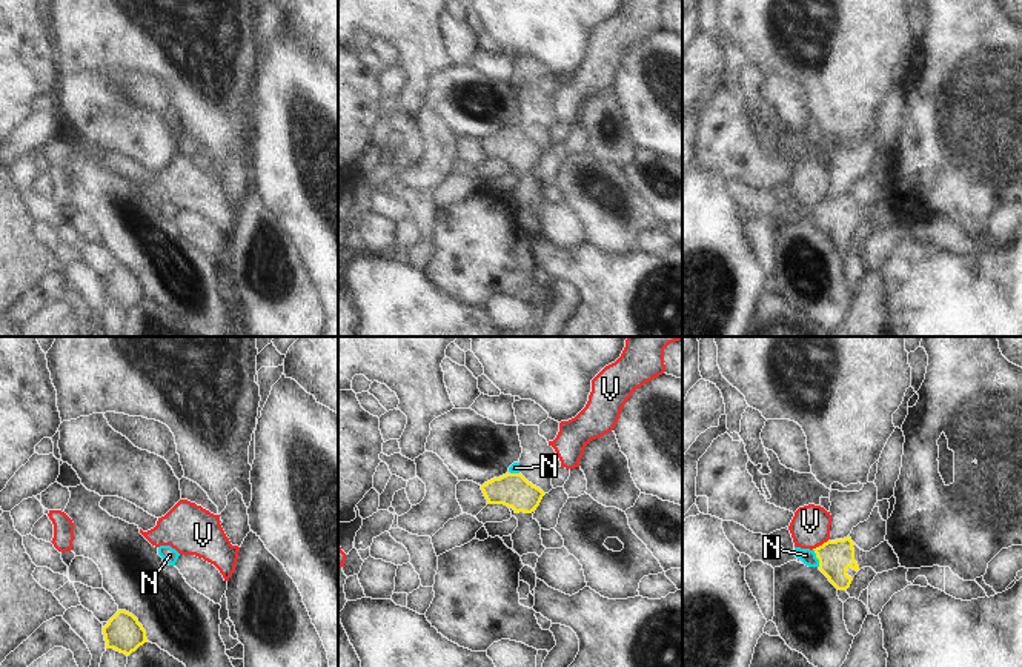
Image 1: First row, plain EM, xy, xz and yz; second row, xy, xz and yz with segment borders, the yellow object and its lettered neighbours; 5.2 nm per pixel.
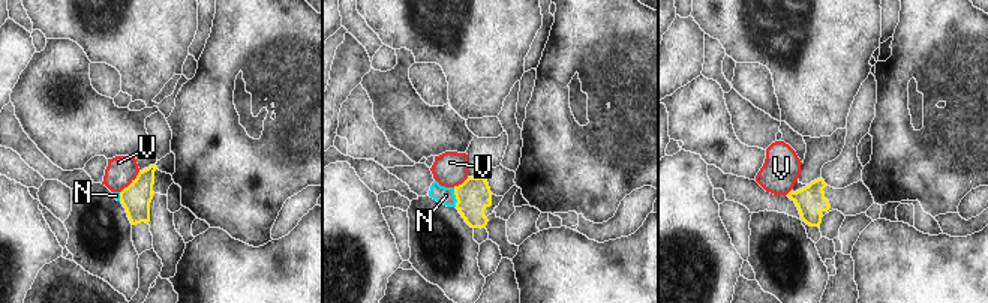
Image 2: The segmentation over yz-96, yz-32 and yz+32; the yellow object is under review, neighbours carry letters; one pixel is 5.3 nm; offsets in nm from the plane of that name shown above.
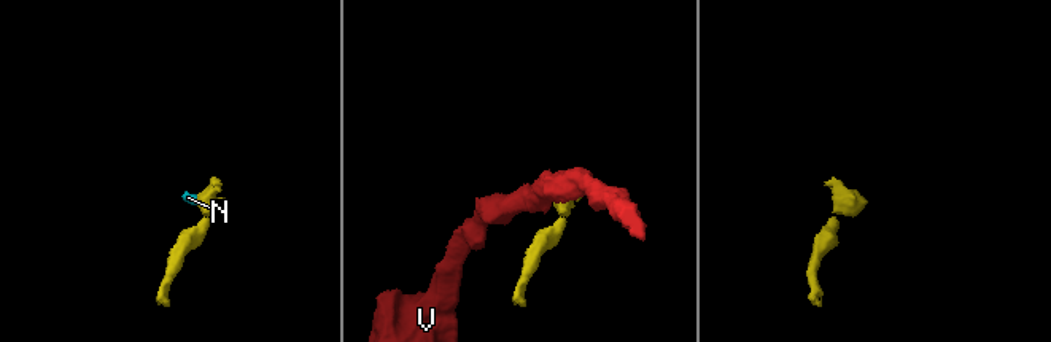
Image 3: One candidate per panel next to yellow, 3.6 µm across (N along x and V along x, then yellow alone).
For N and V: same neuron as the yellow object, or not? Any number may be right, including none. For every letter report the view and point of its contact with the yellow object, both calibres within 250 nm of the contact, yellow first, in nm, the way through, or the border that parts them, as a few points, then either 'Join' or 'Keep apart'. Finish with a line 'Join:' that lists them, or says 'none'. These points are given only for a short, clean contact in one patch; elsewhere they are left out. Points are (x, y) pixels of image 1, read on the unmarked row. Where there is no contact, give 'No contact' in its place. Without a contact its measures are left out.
N: Touches yellow at yz (818, 214). Thickness 180 nm (yellow) against 80 nm. Path across: yz (835, 212), (818, 214), (806, 211). Join
V: Touches yellow at yz (819, 202). Thickness 180 nm (yellow) against 200 nm. Boundary: yz (827, 195), (812, 205). Keep apart
Join: N

